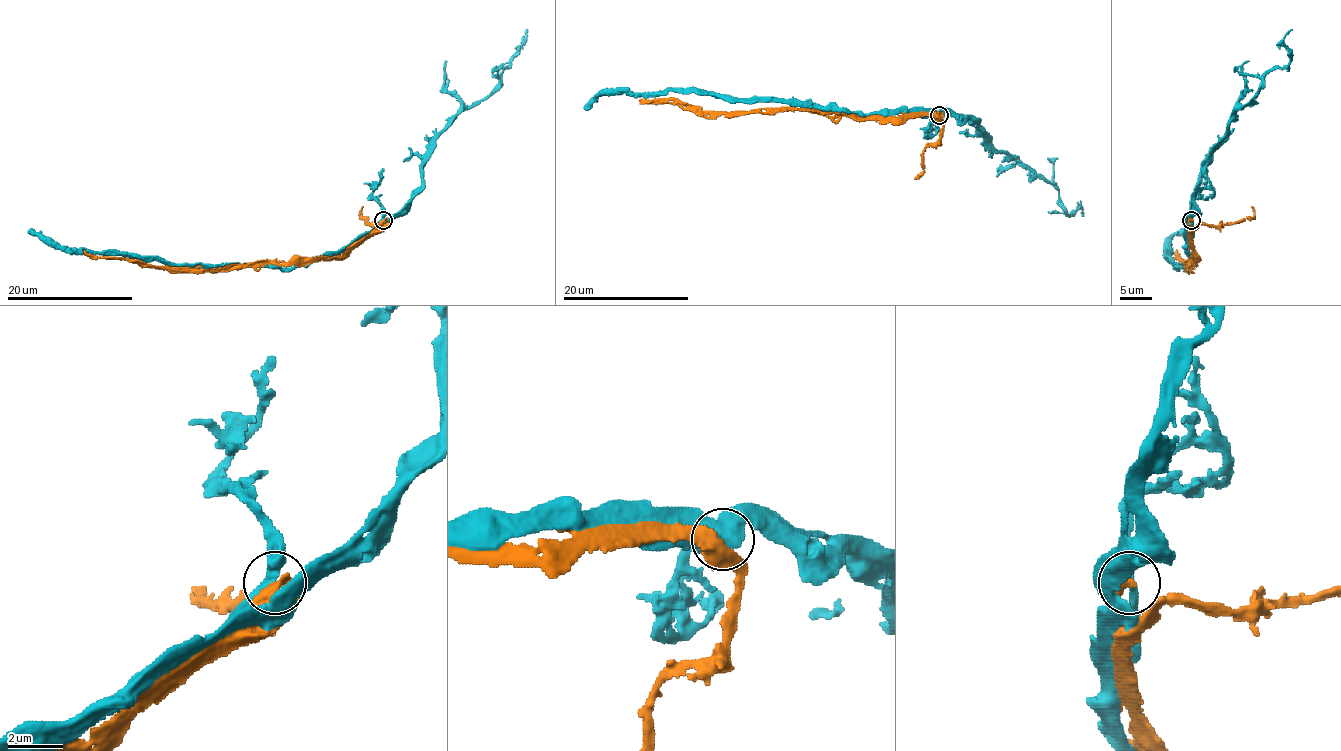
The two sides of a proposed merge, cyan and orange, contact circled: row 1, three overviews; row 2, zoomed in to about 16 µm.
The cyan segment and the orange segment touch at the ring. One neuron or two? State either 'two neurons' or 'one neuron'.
two neurons

